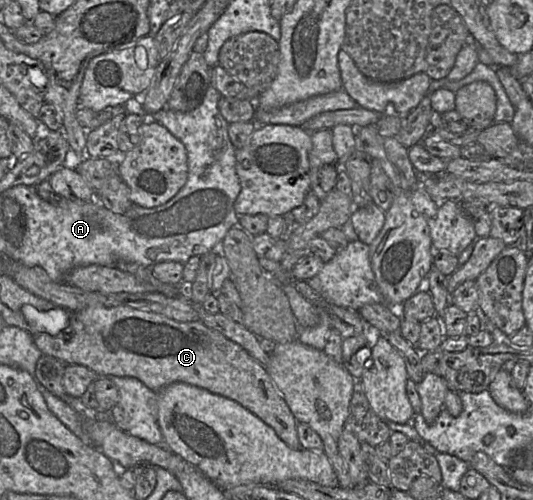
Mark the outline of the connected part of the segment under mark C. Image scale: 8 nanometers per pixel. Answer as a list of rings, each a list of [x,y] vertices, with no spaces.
[[[127,305],[106,307],[88,306],[71,312],[70,318],[55,334],[32,334],[35,345],[43,355],[52,356],[67,365],[83,365],[98,377],[133,377],[158,393],[175,382],[188,383],[211,393],[232,399],[271,426],[278,437],[293,449],[303,449],[298,439],[297,424],[292,411],[278,391],[266,367],[253,358],[242,346],[220,332],[208,328],[201,320],[179,322],[161,314],[135,309]]]

